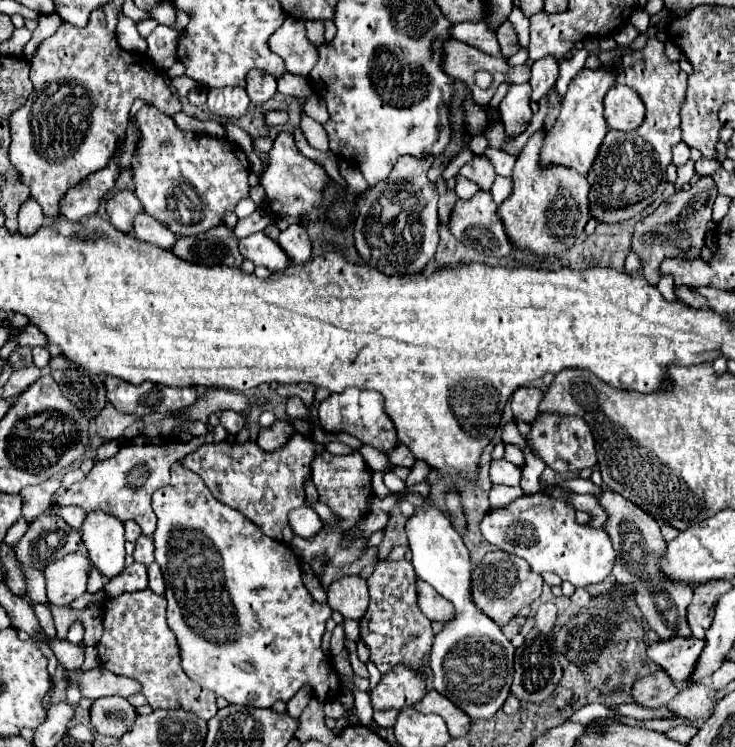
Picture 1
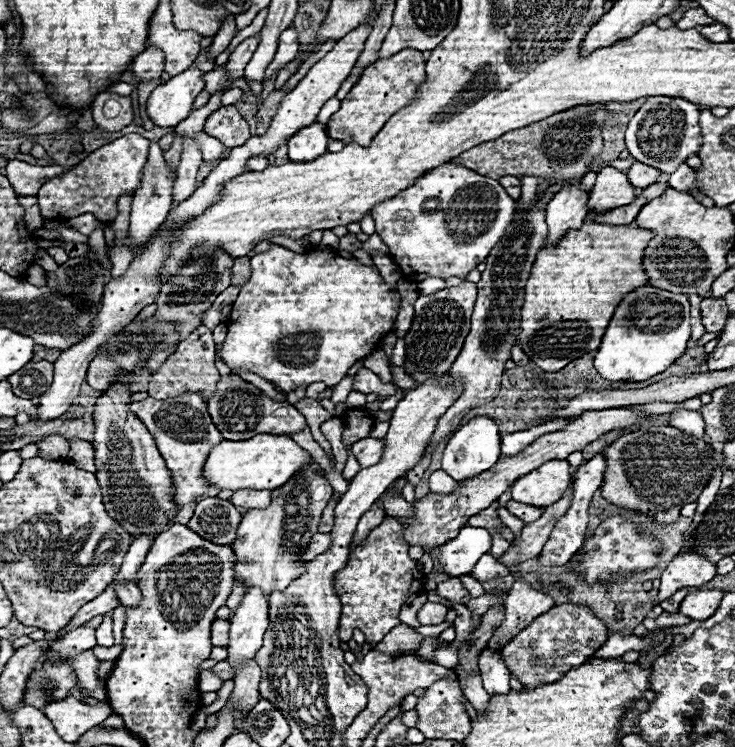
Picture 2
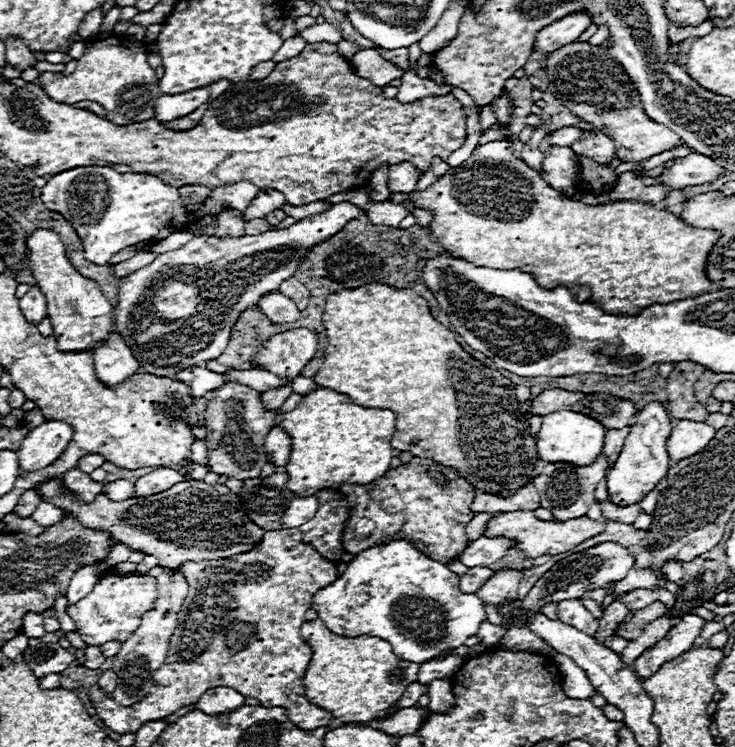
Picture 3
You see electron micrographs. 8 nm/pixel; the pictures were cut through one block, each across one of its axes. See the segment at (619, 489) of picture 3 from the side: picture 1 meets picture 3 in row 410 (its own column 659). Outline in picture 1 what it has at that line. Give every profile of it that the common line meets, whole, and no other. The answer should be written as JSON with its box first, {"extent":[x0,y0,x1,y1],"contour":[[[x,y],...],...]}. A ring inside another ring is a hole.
{"extent":[648,636,704,684],"contour":[[[674,636],[668,640],[652,642],[652,646],[648,646],[648,658],[652,658],[654,664],[666,670],[672,682],[682,684],[694,672],[702,648],[704,648],[704,640],[700,638]]]}

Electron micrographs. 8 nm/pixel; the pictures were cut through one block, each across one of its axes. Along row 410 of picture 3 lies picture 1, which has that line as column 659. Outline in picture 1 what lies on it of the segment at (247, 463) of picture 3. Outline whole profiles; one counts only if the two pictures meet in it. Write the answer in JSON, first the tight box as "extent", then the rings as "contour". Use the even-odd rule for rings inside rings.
{"extent":[630,176,718,284],"contour":[[[704,176],[698,184],[692,184],[690,190],[672,194],[652,214],[642,218],[634,226],[630,250],[638,254],[642,264],[642,274],[650,284],[658,284],[660,262],[664,258],[688,258],[688,260],[700,258],[700,250],[704,246],[704,234],[708,230],[708,222],[712,220],[712,204],[716,196],[718,192],[714,180],[710,176]]]}

